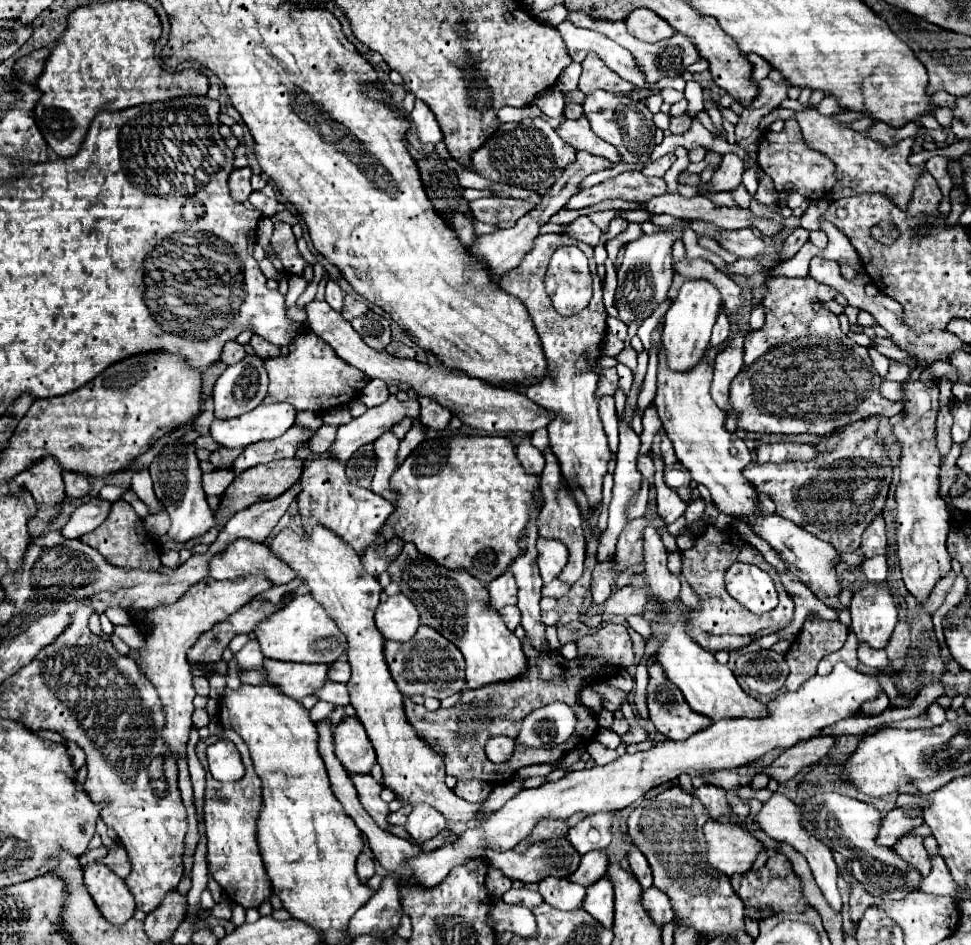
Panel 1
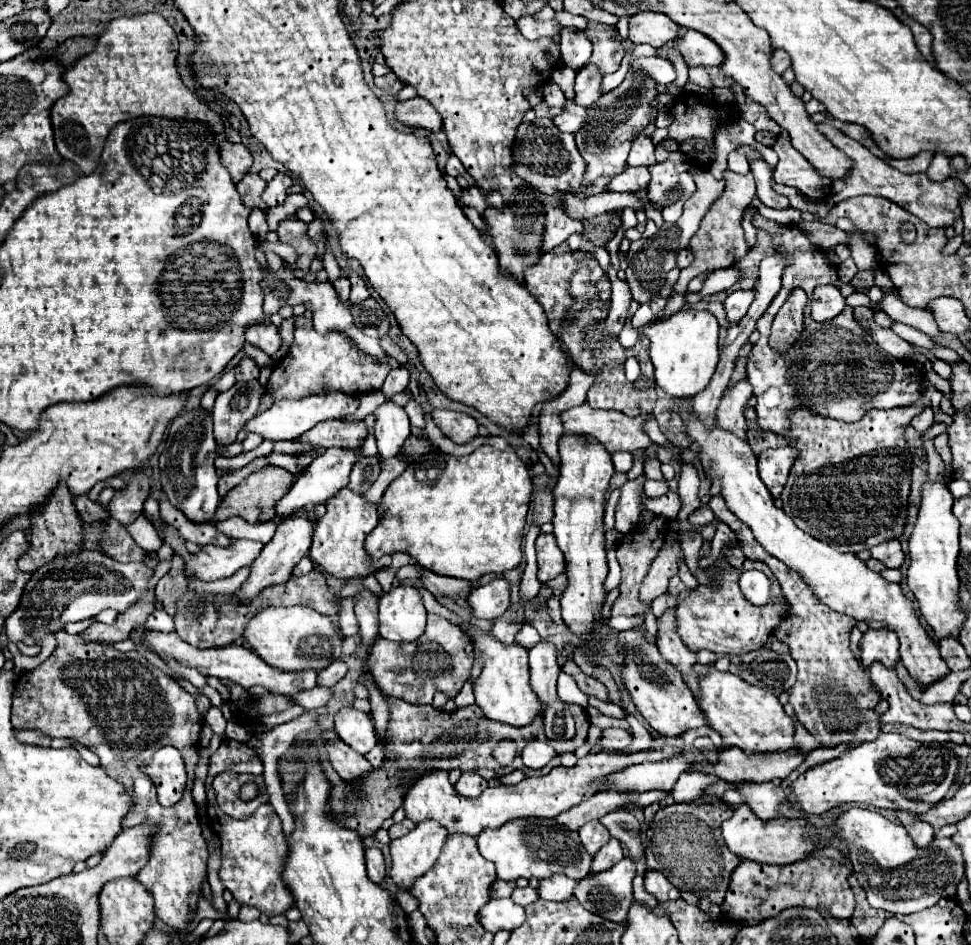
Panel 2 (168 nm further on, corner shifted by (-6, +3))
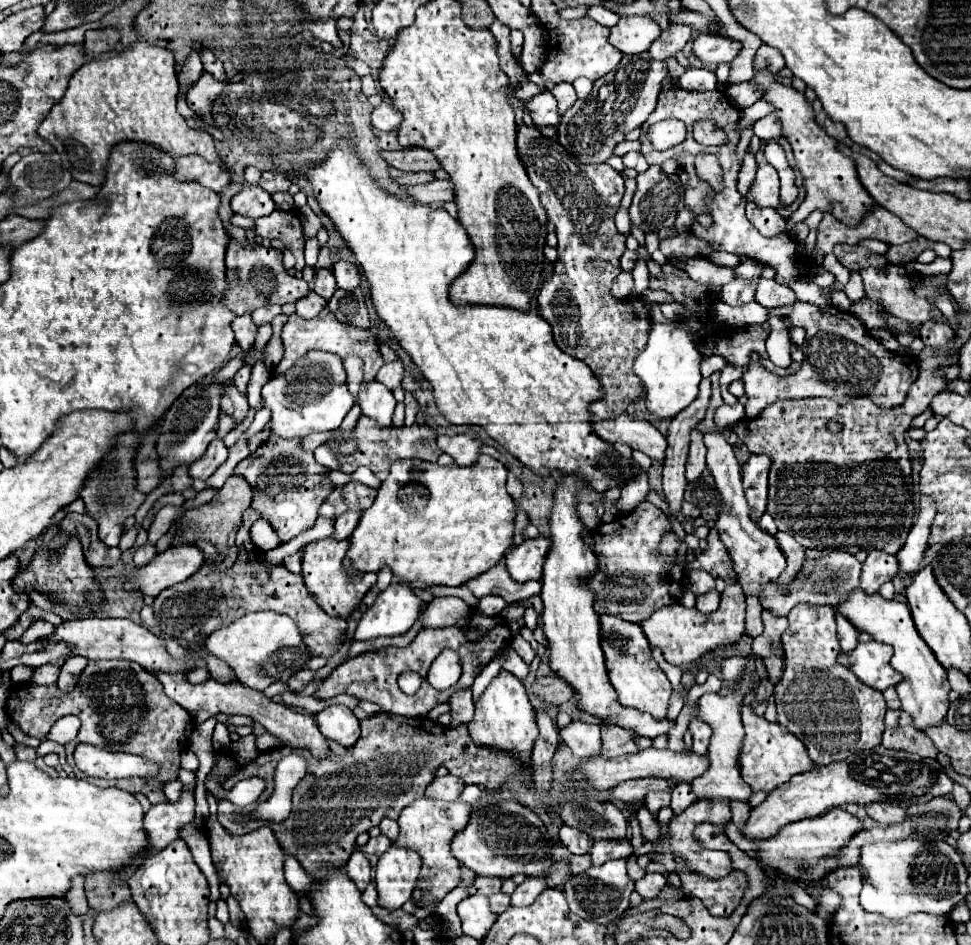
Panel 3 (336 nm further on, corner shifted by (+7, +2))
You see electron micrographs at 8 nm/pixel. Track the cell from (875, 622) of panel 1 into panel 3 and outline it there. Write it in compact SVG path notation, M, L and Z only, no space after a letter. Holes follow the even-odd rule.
M860 642L852 652L840 654L844 656L838 660L842 666L850 668L862 684L884 692L888 686L896 686L902 680L902 674L890 666L892 648L882 642Z

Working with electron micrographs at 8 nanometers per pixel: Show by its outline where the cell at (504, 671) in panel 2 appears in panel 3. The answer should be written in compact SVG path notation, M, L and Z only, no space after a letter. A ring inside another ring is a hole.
M500 672L500 676L496 676L488 690L480 696L478 704L476 704L476 714L474 720L468 724L470 736L476 744L482 744L482 748L494 748L500 752L506 750L514 750L518 764L522 766L522 774L524 774L524 782L530 780L528 772L530 772L530 752L534 746L534 740L538 736L538 726L536 726L536 714L532 710L532 704L528 700L526 688L522 686L522 682L508 674L508 672Z

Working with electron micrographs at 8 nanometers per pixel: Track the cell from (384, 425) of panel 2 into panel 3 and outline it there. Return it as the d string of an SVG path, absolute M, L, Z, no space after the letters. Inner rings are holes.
M362 382L360 392L358 392L358 404L362 412L370 418L374 418L382 426L392 424L392 412L396 406L396 398L392 392L384 386L374 382Z

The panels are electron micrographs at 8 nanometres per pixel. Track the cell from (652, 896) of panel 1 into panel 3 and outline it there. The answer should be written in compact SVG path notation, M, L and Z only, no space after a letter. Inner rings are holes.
M654 872L654 874L646 874L642 880L636 882L636 892L642 898L656 898L664 886L666 886L666 878Z

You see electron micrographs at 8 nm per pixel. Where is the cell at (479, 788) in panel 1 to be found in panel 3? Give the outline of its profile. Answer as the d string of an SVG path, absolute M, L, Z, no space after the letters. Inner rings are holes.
M444 776L444 778L434 778L428 788L426 788L426 794L424 796L430 796L432 800L442 800L442 802L454 802L460 792L464 790L464 782L458 778L458 776Z

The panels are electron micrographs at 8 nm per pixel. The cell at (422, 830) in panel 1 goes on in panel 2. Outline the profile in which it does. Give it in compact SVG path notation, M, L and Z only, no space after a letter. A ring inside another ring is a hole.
M435 819L423 821L415 825L415 829L407 835L393 839L389 843L393 859L389 877L393 883L401 889L409 889L419 875L427 873L429 867L433 867L445 839L447 829Z

